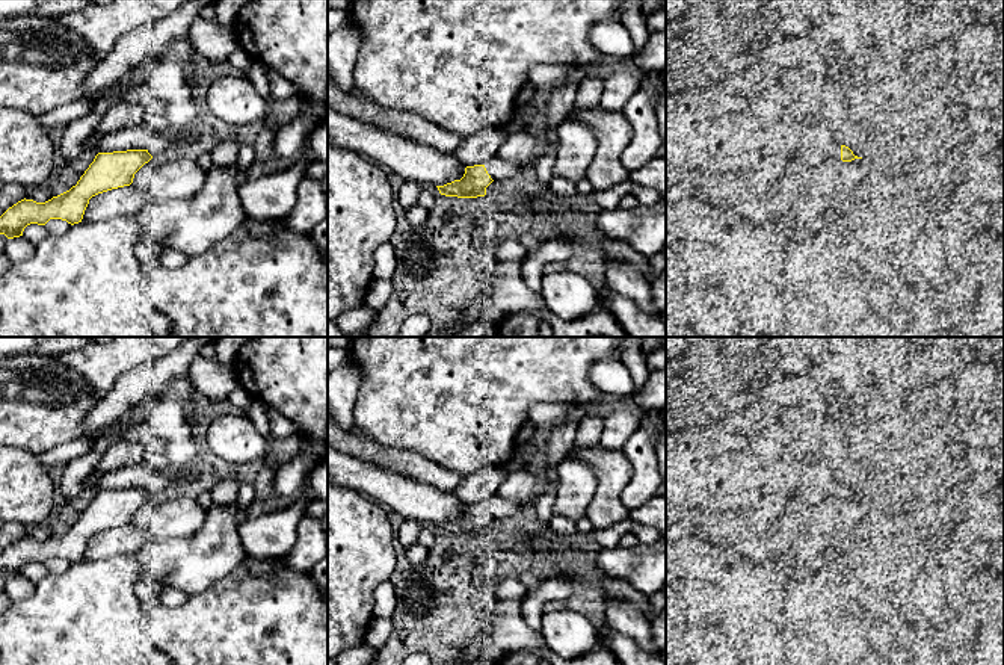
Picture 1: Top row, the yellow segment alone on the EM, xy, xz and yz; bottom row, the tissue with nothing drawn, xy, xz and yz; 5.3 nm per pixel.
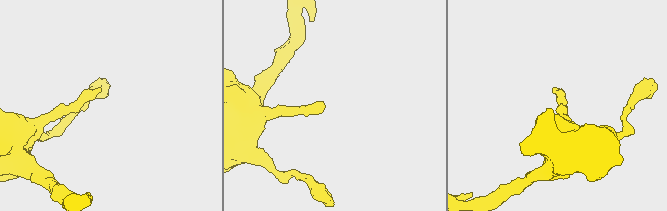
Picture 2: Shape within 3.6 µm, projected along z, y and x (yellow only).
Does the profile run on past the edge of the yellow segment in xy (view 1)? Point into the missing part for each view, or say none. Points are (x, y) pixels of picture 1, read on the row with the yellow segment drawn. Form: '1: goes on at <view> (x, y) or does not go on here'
1: does not go on here

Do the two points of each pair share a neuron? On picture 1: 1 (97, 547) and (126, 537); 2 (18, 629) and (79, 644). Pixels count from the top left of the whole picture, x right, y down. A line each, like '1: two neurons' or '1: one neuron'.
1: one neuron
2: one neuron

